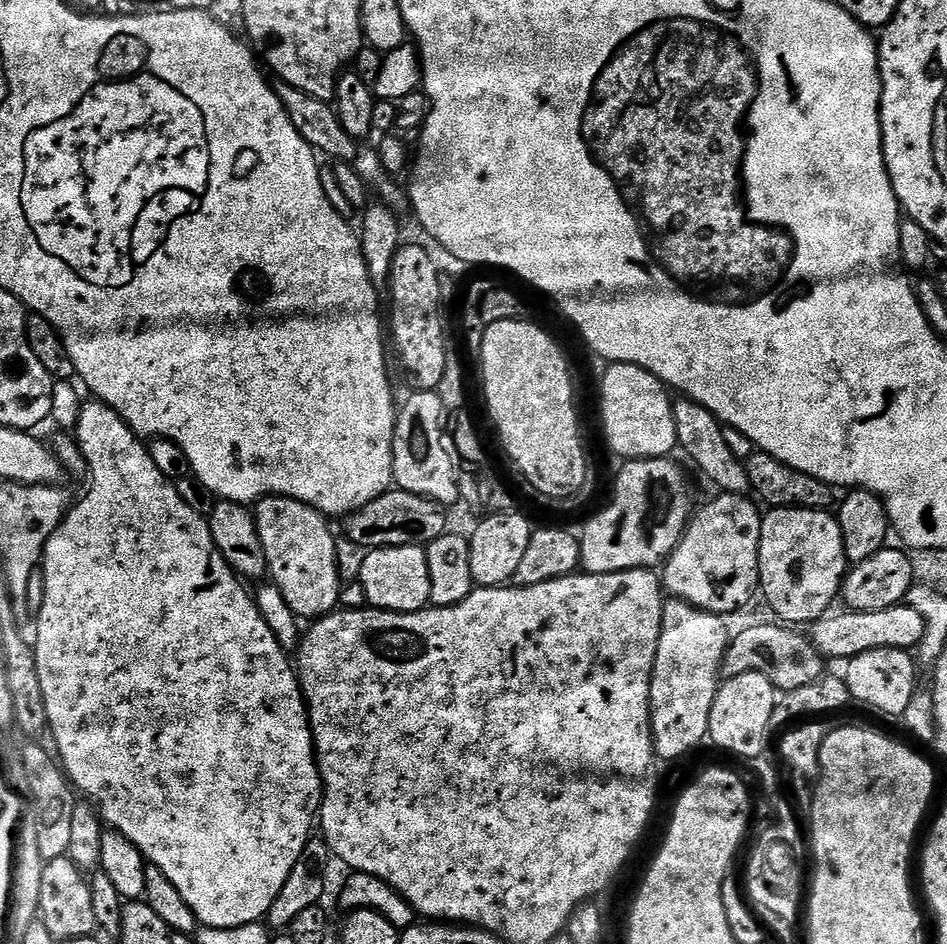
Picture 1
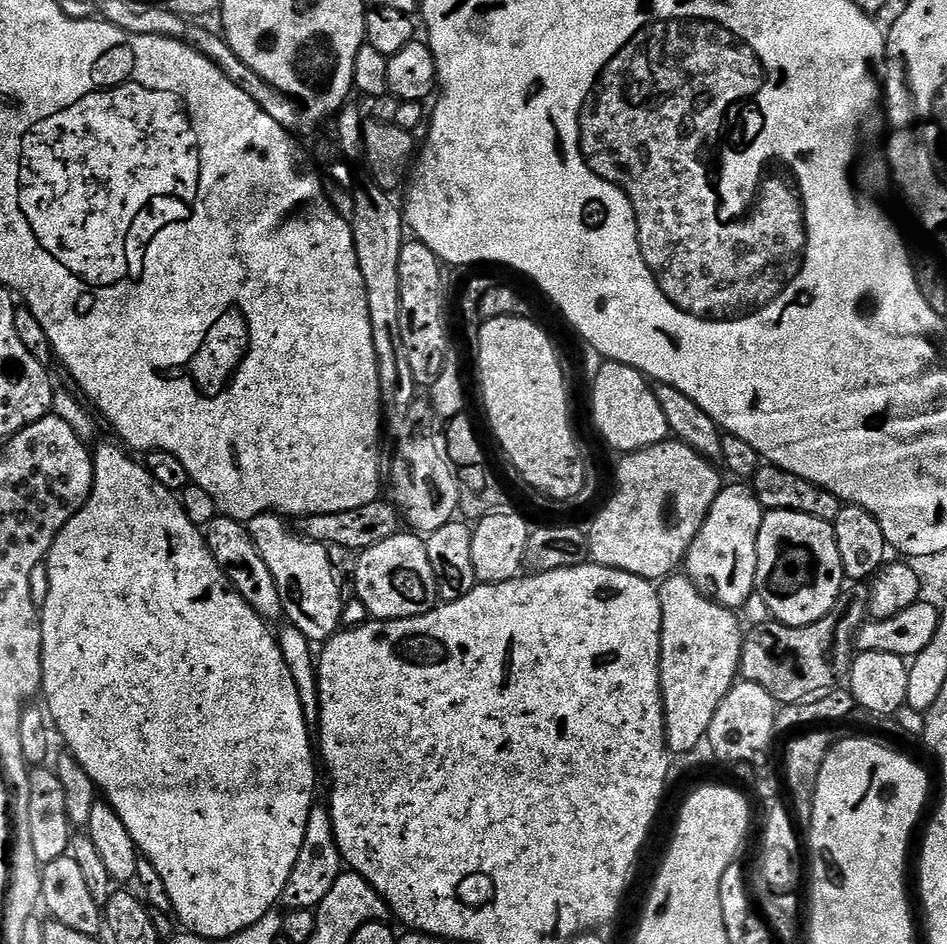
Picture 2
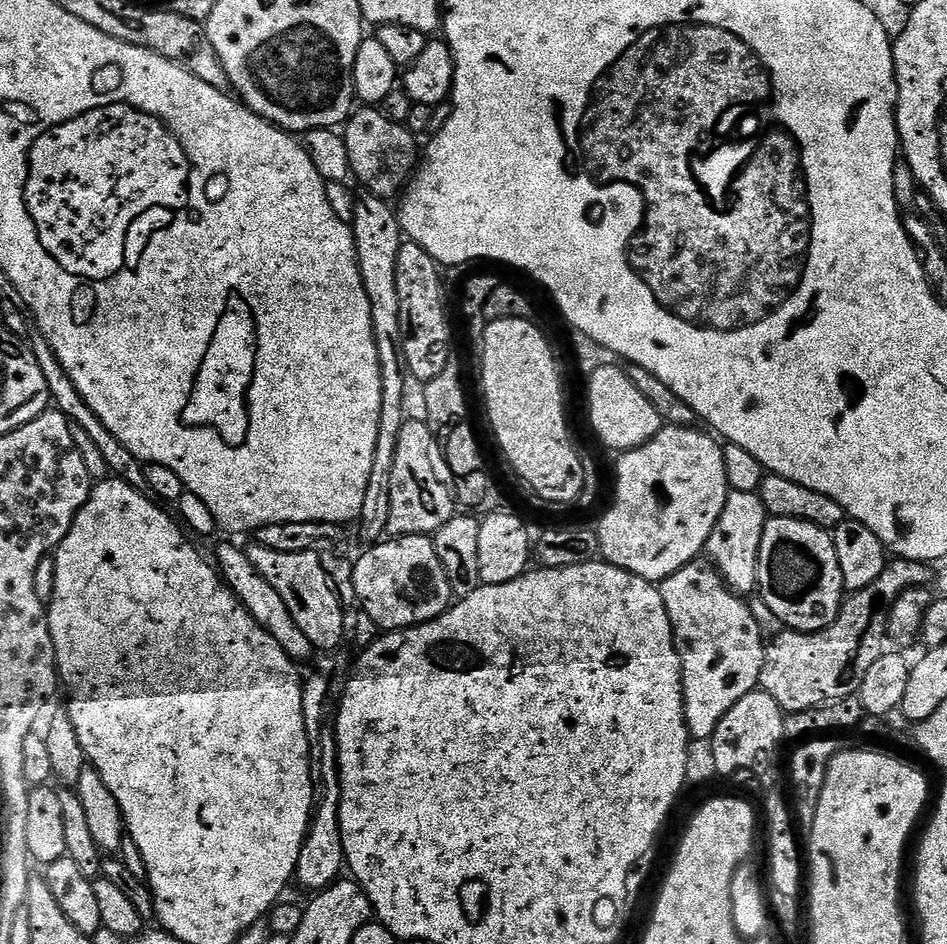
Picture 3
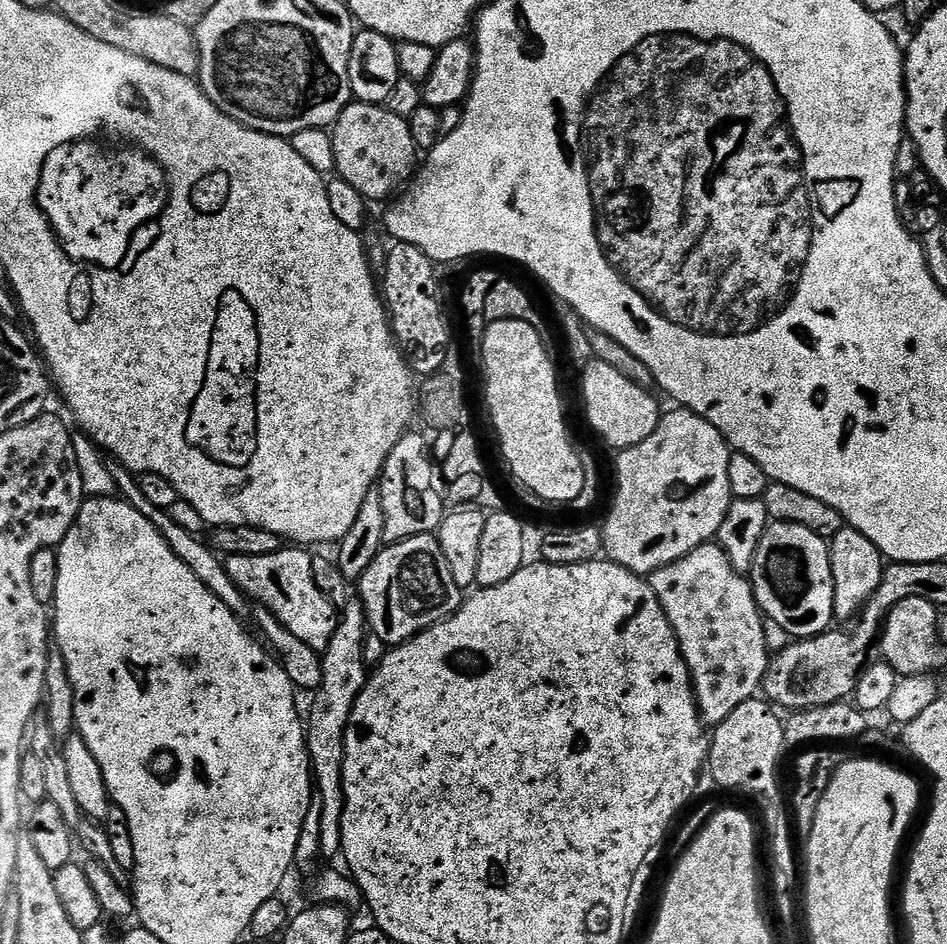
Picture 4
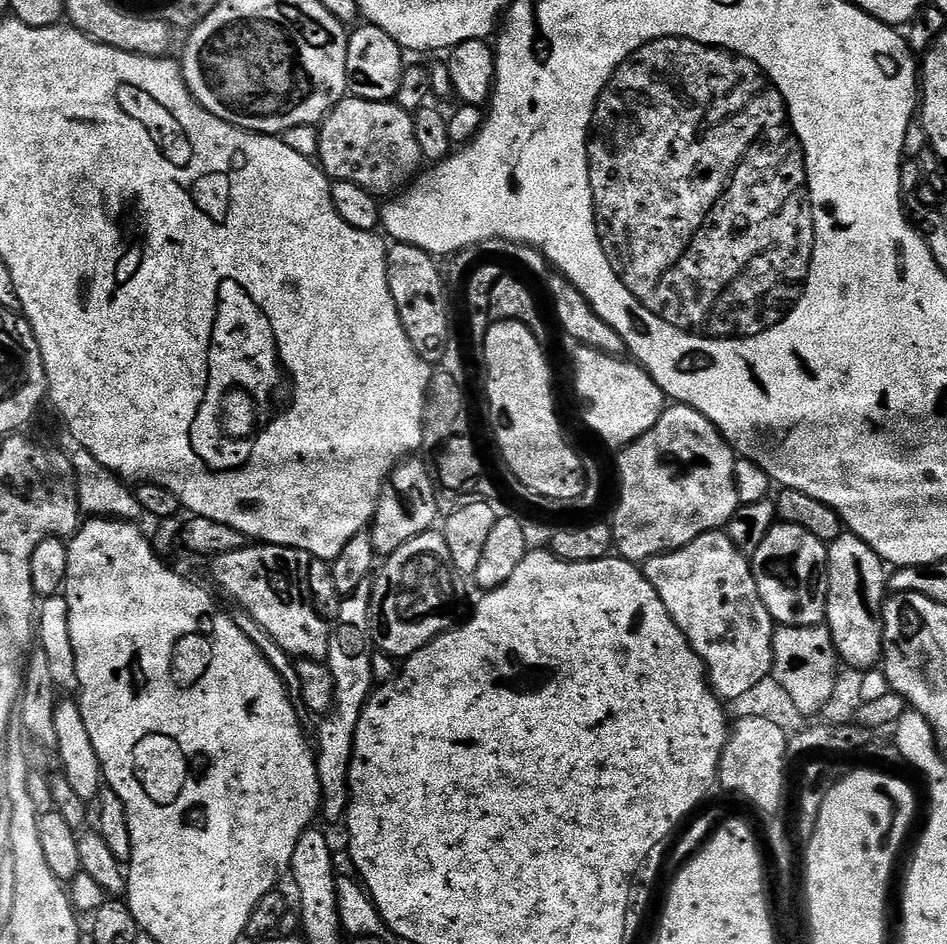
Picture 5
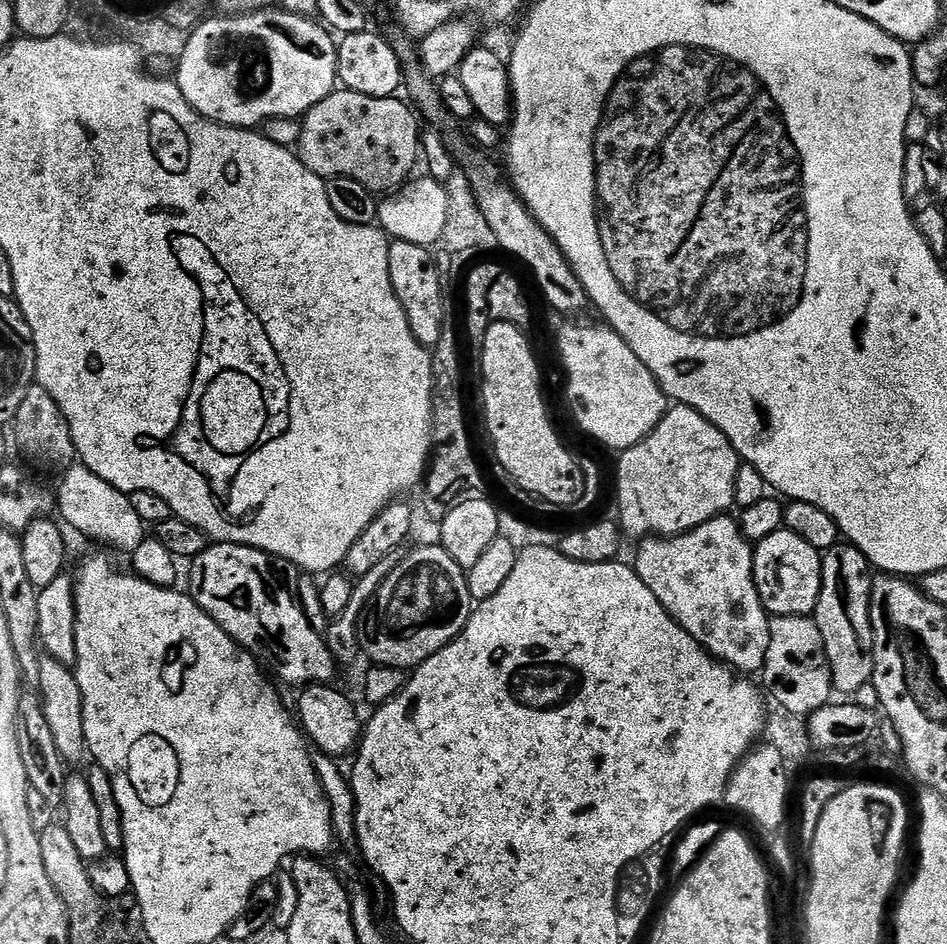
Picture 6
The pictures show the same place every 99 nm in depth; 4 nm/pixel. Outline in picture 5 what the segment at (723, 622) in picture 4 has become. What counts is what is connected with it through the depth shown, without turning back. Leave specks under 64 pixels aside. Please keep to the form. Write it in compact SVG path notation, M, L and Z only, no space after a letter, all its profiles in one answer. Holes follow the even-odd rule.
M727 531L707 532L694 538L694 542L675 548L673 552L652 556L643 561L642 571L650 586L654 586L658 598L662 598L662 606L666 606L678 630L682 630L698 654L708 682L721 701L735 702L746 690L753 689L758 682L771 677L774 621L758 594L749 557L740 552L738 546L734 546Z

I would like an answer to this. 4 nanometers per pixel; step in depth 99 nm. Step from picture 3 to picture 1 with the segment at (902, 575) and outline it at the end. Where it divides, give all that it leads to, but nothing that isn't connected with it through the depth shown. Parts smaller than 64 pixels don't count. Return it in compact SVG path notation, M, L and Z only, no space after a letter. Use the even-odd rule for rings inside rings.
M783 623L752 624L740 633L733 635L728 641L728 649L720 667L721 681L738 678L738 674L757 672L770 678L772 685L781 693L798 690L798 686L810 686L810 682L820 679L825 675L825 657L812 644L803 631Z

